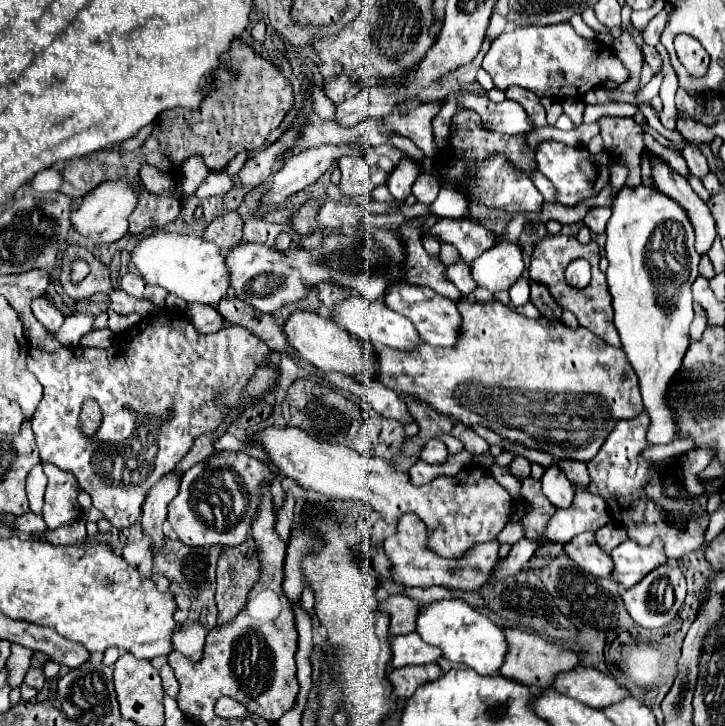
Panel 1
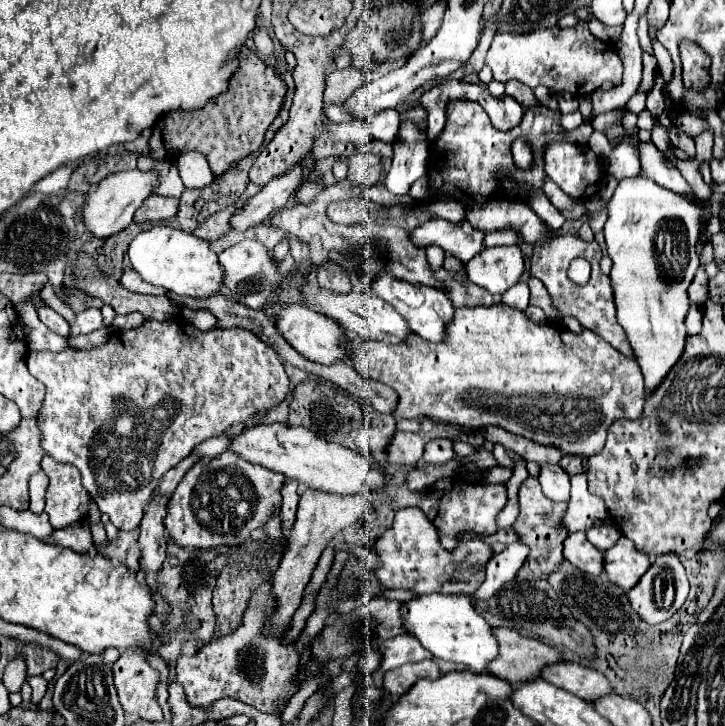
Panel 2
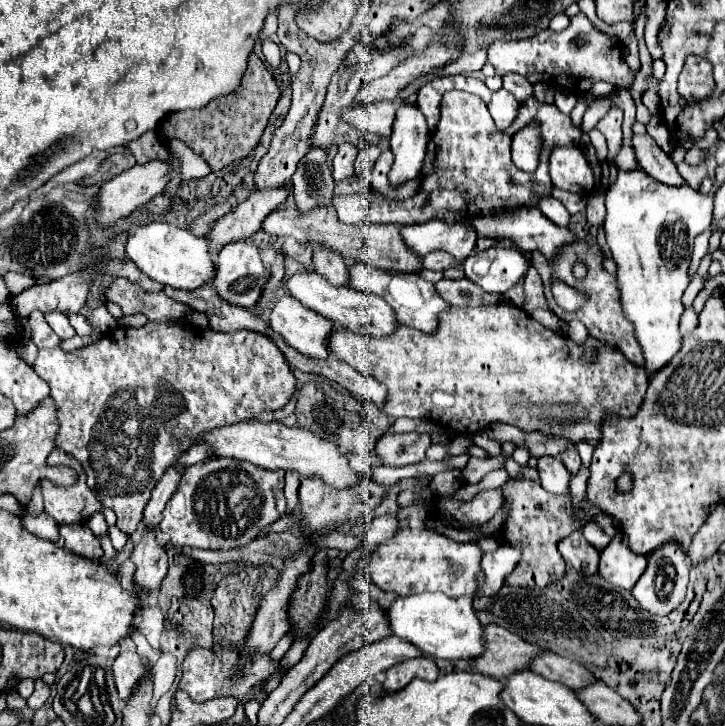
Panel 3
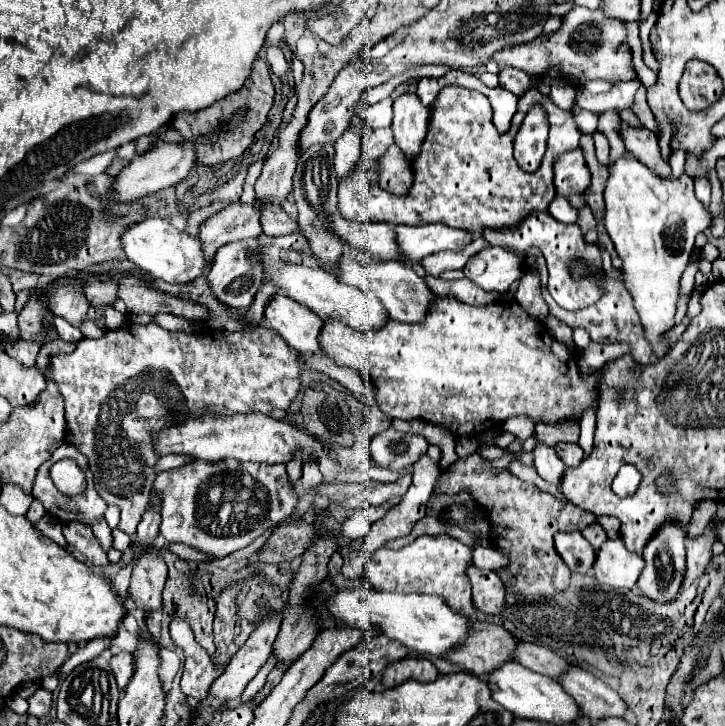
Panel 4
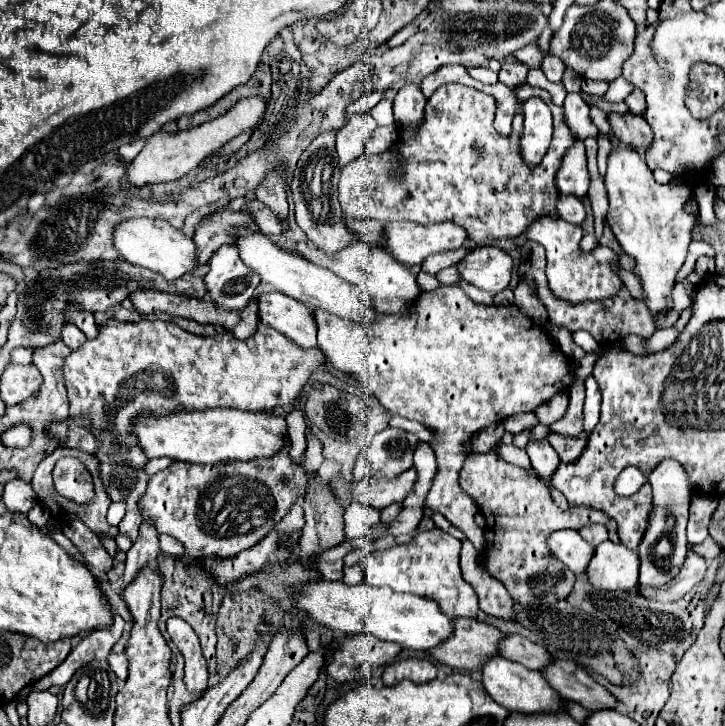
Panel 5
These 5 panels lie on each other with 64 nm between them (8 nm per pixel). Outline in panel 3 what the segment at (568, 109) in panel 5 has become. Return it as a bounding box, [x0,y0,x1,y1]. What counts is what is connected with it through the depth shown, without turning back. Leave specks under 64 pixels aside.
[580,100,610,134]

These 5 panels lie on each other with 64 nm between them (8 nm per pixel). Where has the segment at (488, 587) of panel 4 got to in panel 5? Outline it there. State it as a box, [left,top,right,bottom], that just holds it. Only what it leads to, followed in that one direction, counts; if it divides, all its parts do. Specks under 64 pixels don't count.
[460,540,516,620]

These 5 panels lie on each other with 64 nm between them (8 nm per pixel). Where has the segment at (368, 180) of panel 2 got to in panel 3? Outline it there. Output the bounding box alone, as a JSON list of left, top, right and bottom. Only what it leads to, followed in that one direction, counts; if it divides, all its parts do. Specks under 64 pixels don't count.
[356,138,390,178]

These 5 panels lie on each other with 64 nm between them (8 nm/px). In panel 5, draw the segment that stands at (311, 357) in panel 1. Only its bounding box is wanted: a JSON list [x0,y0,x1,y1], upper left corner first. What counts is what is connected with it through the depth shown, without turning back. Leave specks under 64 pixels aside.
[258,292,316,348]

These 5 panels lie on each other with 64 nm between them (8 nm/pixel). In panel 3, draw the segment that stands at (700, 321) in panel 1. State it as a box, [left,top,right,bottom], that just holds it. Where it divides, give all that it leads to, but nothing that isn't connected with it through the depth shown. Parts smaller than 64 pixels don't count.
[680,308,698,336]

